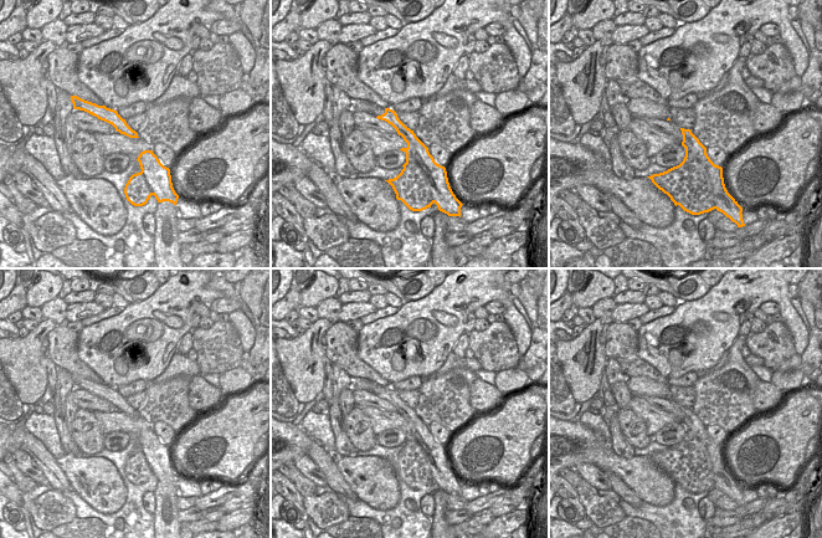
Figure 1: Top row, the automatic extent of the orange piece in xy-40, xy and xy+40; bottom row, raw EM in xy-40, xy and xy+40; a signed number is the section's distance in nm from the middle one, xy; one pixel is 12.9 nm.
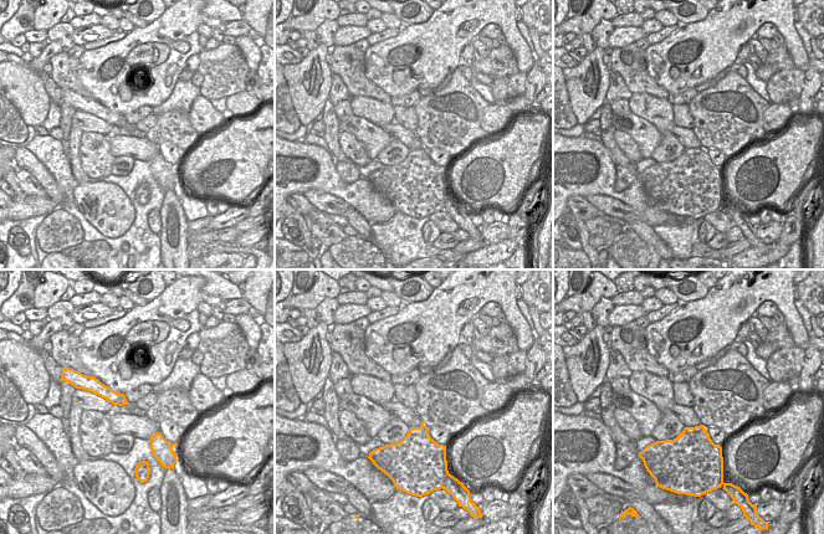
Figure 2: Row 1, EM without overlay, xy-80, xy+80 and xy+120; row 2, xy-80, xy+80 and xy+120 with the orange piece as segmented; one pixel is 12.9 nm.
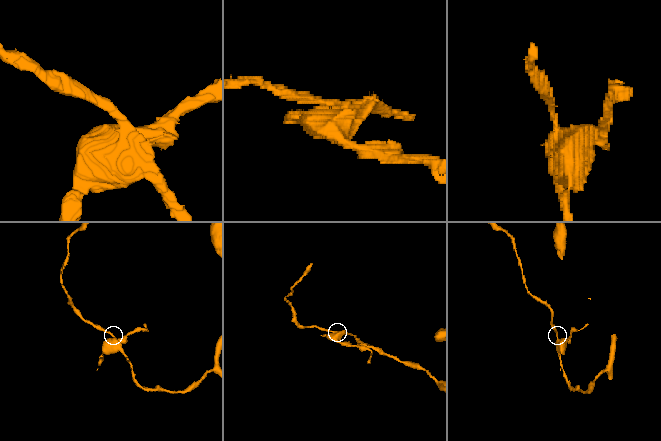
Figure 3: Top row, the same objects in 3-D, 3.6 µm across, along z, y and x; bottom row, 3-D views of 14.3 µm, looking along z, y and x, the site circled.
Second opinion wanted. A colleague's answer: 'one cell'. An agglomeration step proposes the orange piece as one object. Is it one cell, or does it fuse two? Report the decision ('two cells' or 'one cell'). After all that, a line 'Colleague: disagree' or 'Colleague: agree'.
two cells
Colleague: disagree

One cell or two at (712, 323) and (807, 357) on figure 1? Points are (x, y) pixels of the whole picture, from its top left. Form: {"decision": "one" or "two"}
{"decision": "two"}

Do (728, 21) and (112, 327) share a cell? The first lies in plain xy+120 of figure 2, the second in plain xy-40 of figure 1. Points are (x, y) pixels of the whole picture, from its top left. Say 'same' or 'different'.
same

